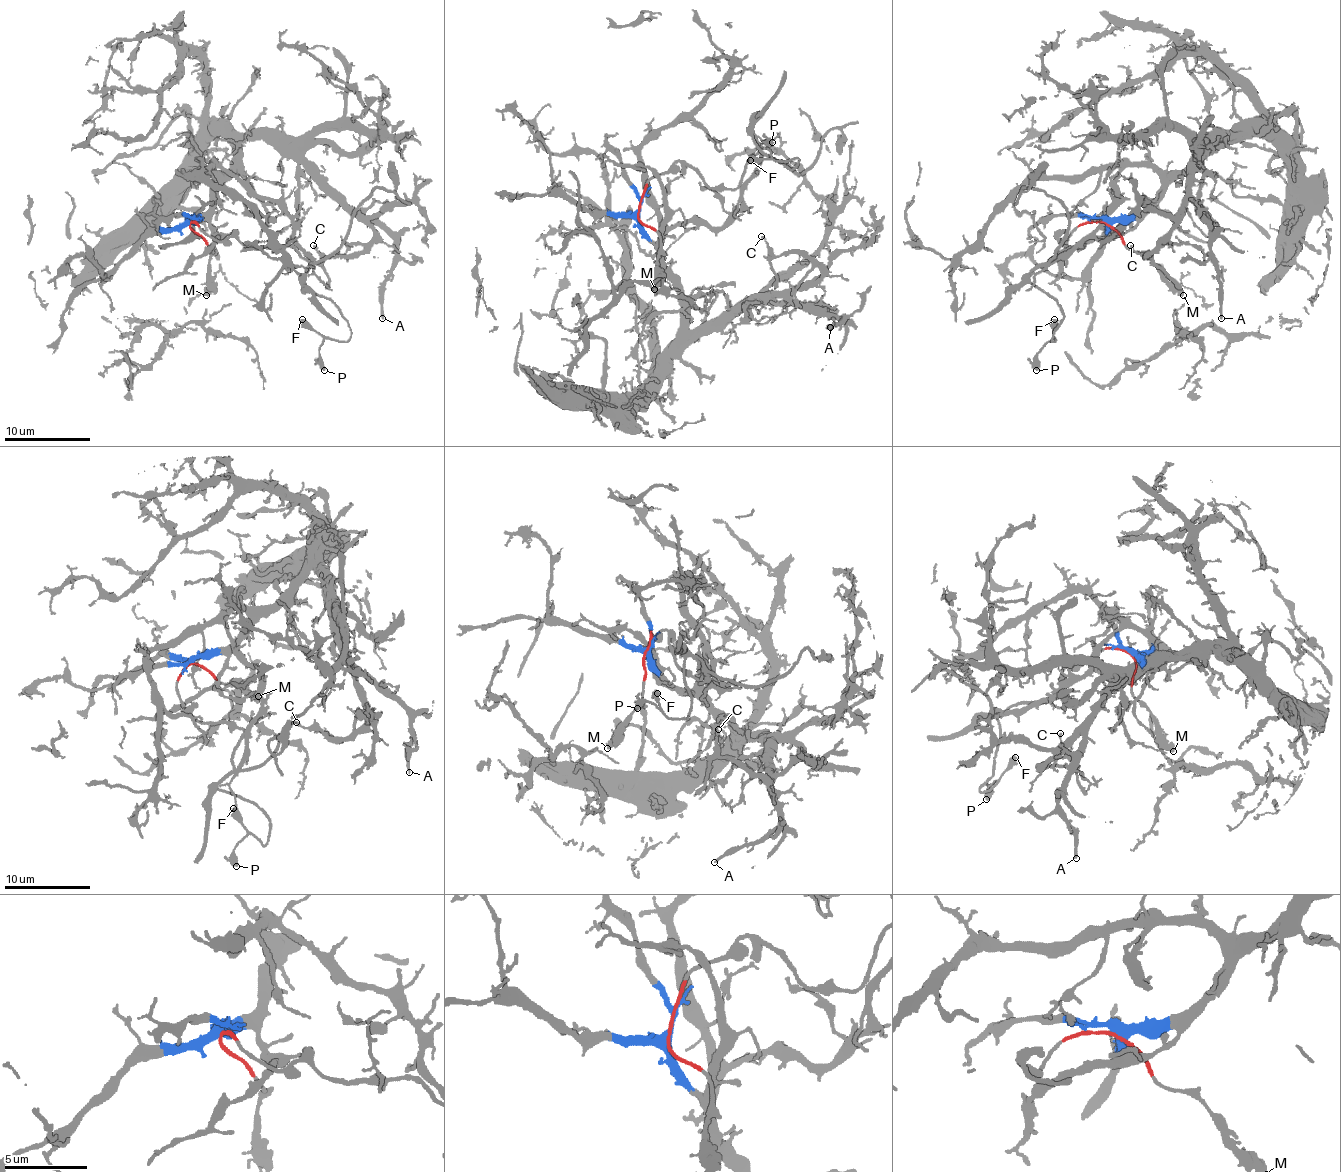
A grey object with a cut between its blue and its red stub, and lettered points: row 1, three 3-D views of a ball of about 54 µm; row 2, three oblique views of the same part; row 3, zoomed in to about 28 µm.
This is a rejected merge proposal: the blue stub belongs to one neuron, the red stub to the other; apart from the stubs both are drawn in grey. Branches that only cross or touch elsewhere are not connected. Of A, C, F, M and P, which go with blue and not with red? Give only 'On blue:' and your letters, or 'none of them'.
On blue: A, C

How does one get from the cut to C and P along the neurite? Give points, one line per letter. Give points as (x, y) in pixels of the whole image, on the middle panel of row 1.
C: (638, 212), (691, 330), (719, 328), (753, 300), (807, 289), (822, 274), (798, 253), (775, 255), (762, 236)
P: (638, 212), (644, 187), (678, 161), (734, 189), (758, 146), (751, 135), (796, 165), (770, 154), (773, 142)

